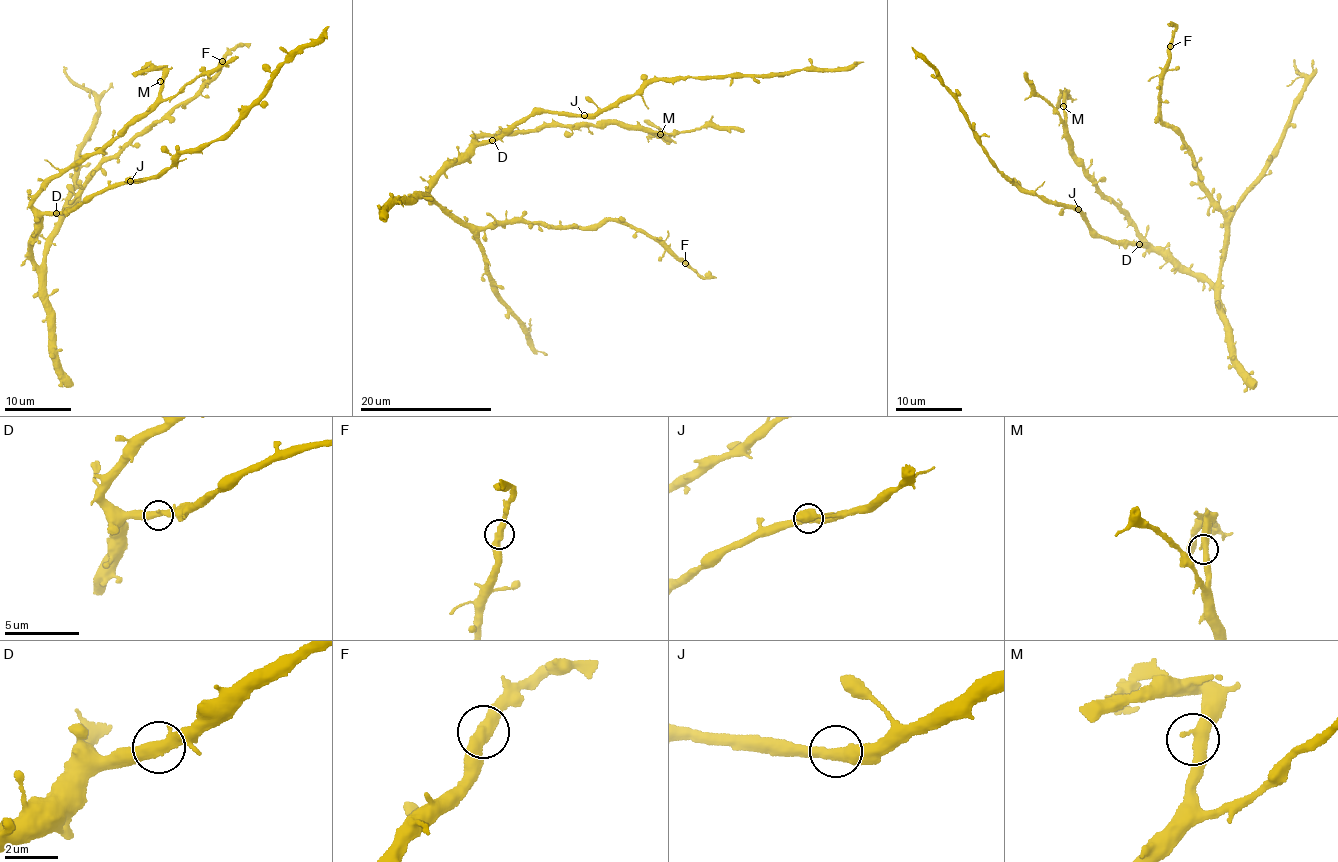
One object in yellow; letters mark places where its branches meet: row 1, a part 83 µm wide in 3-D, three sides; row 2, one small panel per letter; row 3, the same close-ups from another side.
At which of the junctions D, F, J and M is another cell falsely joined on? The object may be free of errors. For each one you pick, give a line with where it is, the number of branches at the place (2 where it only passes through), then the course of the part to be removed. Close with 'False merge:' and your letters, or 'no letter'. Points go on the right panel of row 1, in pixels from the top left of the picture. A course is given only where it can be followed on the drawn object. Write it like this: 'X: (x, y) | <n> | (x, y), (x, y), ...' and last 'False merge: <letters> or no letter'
False merge: no letter

